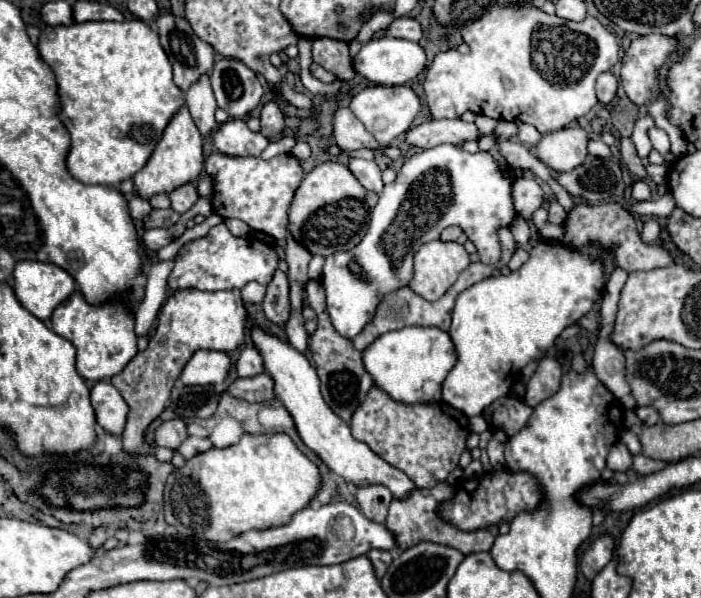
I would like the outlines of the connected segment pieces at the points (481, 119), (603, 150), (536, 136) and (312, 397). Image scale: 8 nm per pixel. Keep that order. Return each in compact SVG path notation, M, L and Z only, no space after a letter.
M478 114L478 116L476 116L476 126L478 126L480 134L482 134L482 136L486 136L488 132L492 132L492 130L494 130L494 126L496 126L496 120L494 120L494 118L488 118L488 116L482 116L482 114Z
M592 136L592 138L588 140L588 152L590 152L592 156L600 156L600 158L610 158L610 156L612 156L612 150L610 150L600 138L596 138L596 136Z
M518 122L518 126L520 126L520 132L518 132L518 140L520 142L526 142L526 144L536 144L538 140L540 140L540 132L534 128L534 126L530 126L530 124L520 124Z
M260 328L252 330L252 340L264 358L266 370L274 378L274 384L276 384L274 392L276 392L278 400L286 406L286 410L290 412L290 416L294 418L294 422L298 426L298 434L300 434L302 442L330 470L334 470L346 482L356 484L356 486L382 484L392 492L392 498L406 500L412 494L412 490L416 488L414 482L402 470L394 468L392 464L382 460L376 452L372 452L368 444L358 442L350 434L350 426L344 420L336 418L336 414L332 414L332 410L328 410L328 404L324 402L324 398L320 394L320 382L318 382L316 370L308 362L308 358L304 354L300 354L296 348L288 346L288 342L282 342L280 338L270 336L270 334L262 332Z

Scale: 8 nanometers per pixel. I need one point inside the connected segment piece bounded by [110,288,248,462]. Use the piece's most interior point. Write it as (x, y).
(191, 320)

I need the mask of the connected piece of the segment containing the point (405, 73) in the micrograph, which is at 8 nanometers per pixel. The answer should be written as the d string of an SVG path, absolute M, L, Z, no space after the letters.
M384 36L378 40L366 42L354 58L356 74L368 78L374 84L384 84L384 86L406 84L408 80L414 80L424 70L424 66L426 66L426 52L418 42L400 40L400 38L392 38L392 36Z

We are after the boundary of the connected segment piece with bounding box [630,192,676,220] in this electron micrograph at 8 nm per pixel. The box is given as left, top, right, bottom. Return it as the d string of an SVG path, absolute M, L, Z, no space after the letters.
M666 192L664 196L660 196L658 200L650 200L650 202L636 202L630 206L632 212L638 212L638 214L646 214L646 216L656 216L660 220L664 220L672 210L676 208L676 202L672 198L670 192Z

